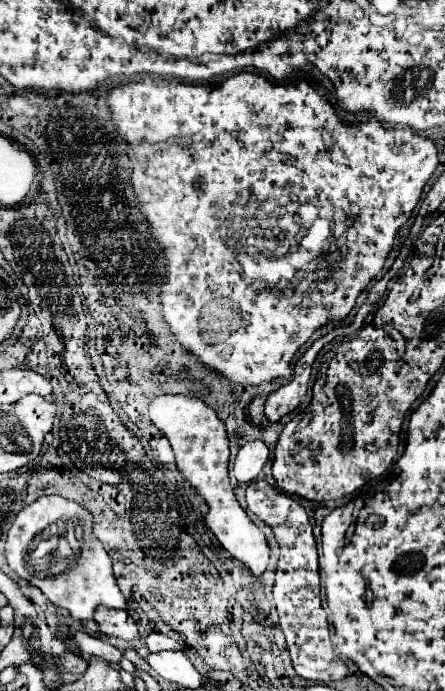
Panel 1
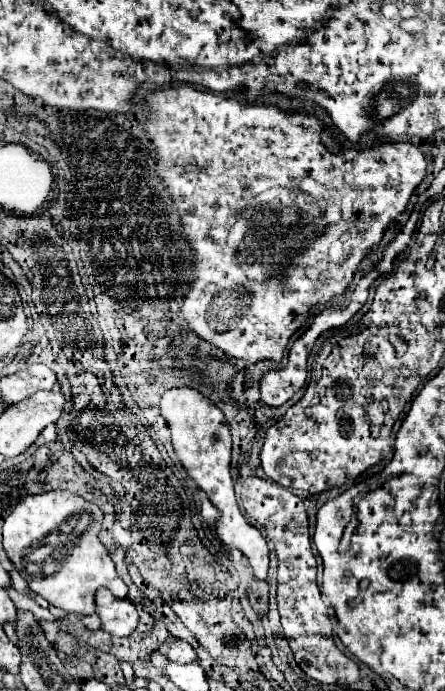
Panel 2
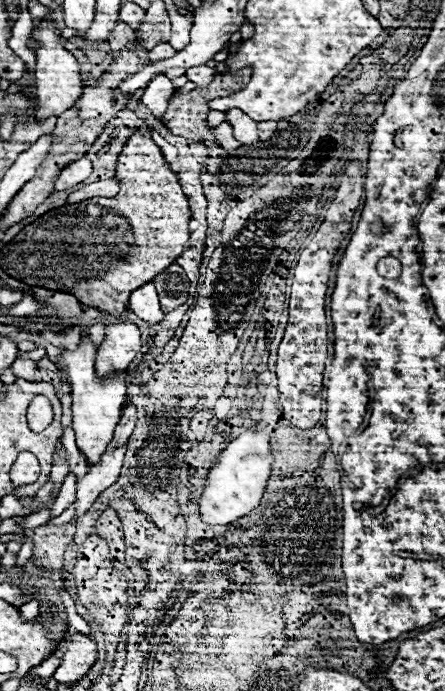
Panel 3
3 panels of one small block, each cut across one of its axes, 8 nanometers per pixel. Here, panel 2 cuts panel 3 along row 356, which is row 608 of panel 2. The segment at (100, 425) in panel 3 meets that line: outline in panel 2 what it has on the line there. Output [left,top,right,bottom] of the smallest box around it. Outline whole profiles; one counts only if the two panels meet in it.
[2,490,128,616]

